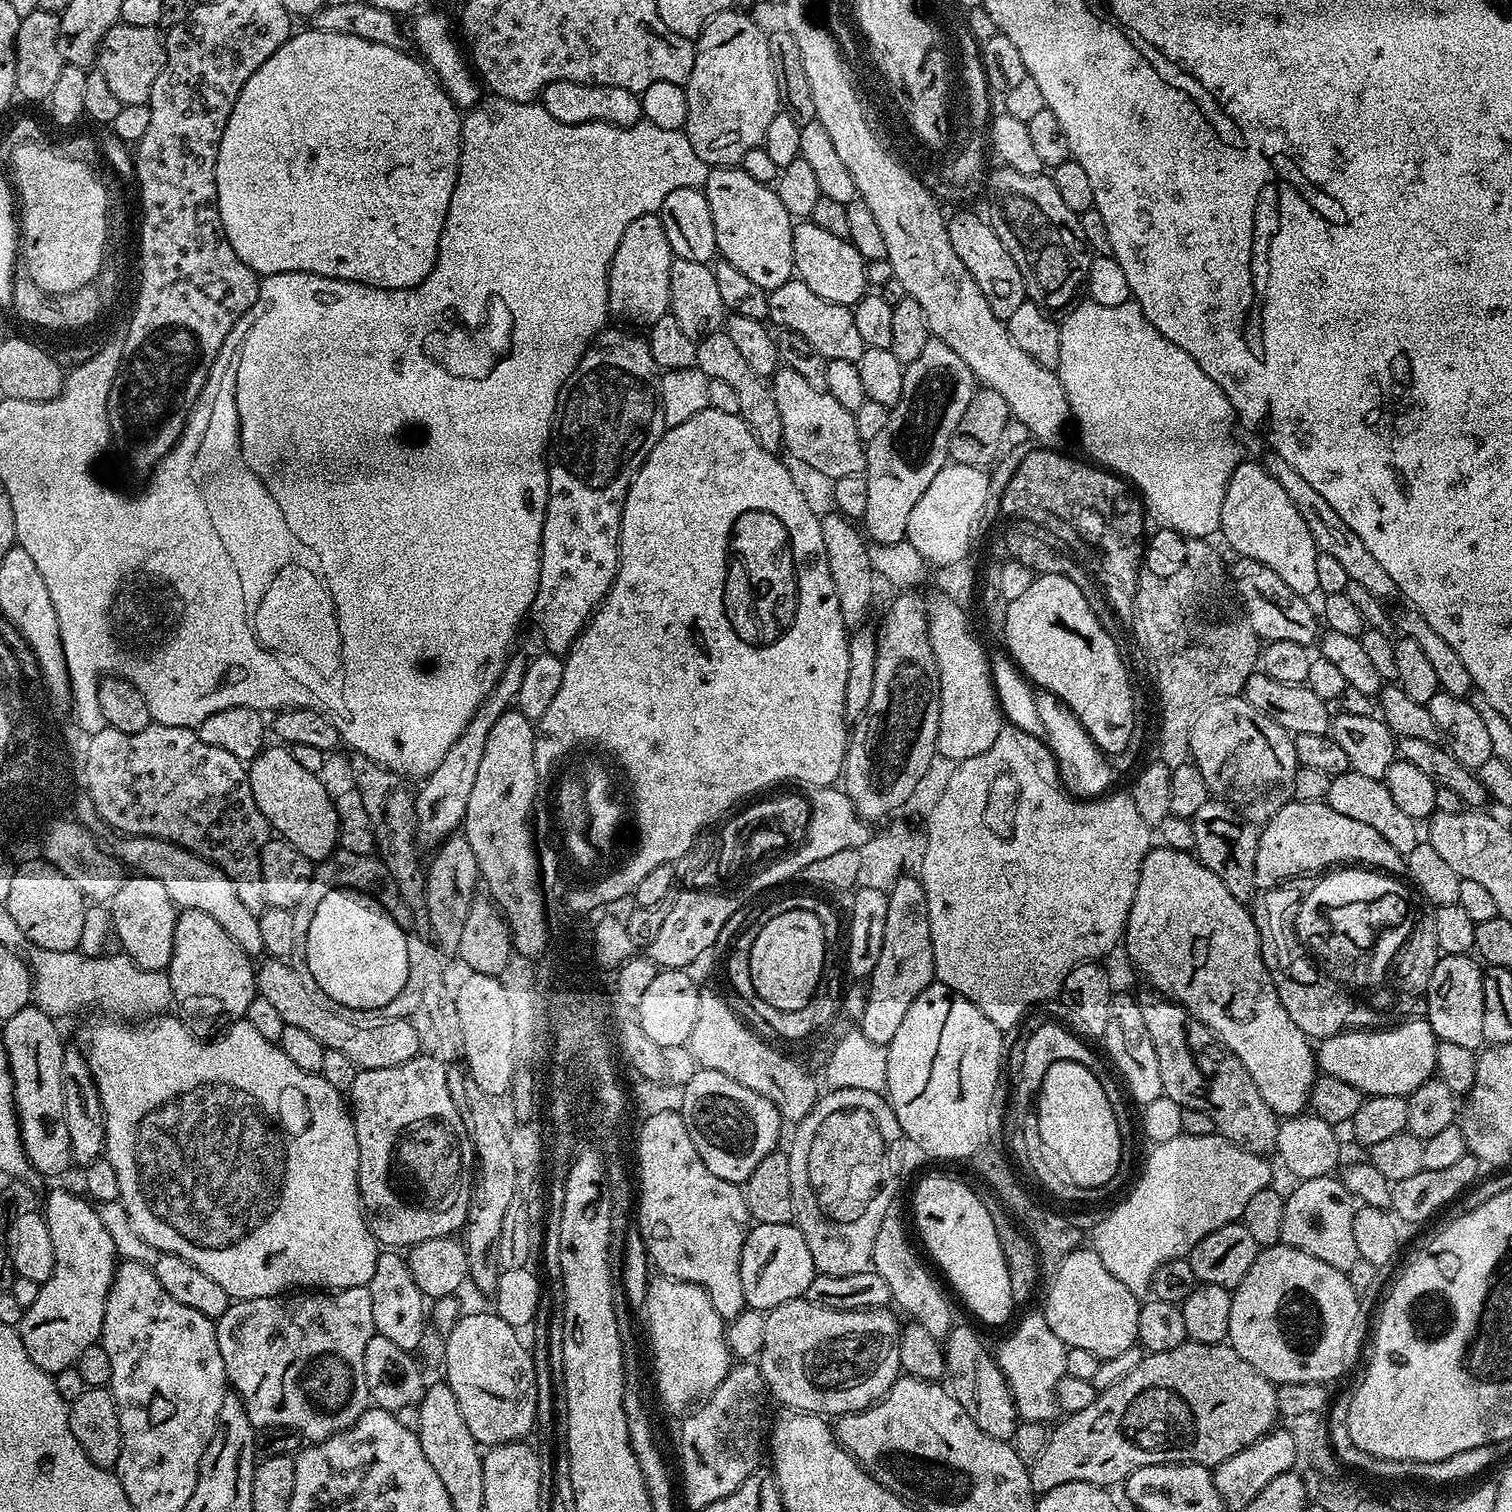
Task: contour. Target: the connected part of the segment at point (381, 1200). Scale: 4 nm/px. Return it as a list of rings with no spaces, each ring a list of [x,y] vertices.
[[[421,1054],[410,1062],[402,1062],[402,1066],[357,1071],[350,1093],[350,1111],[360,1151],[360,1202],[377,1244],[407,1250],[413,1244],[459,1233],[468,1220],[476,1151],[472,1149],[472,1136],[466,1132],[450,1098],[444,1061]]]

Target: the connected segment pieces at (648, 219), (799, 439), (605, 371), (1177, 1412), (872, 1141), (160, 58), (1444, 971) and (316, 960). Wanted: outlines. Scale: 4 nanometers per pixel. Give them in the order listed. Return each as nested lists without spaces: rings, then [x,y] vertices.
[[[657,213],[643,215],[630,222],[622,234],[607,278],[609,313],[626,322],[650,326],[669,313],[669,276],[673,262],[672,248]]]
[[[783,366],[770,377],[770,387],[774,402],[778,402],[778,415],[782,417],[786,452],[788,448],[794,459],[801,460],[818,475],[828,476],[829,481],[865,471],[866,448],[856,429],[855,415],[846,406],[841,406],[825,389],[810,386],[798,370]]]
[[[613,326],[605,327],[604,331],[599,332],[589,344],[586,354],[580,357],[578,366],[574,370],[574,374],[570,374],[570,378],[564,383],[563,388],[560,390],[560,397],[556,400],[556,418],[554,421],[554,452],[556,448],[556,457],[551,457],[548,464],[548,501],[546,502],[546,518],[544,519],[544,525],[542,526],[542,546],[540,547],[540,577],[538,578],[538,590],[536,591],[536,597],[532,603],[532,610],[530,613],[531,619],[536,619],[536,628],[540,631],[540,636],[544,639],[543,647],[547,651],[553,654],[567,654],[572,649],[572,644],[576,640],[580,639],[580,633],[584,631],[584,627],[588,625],[588,621],[592,618],[592,613],[596,611],[604,602],[605,596],[608,595],[608,591],[612,588],[612,583],[616,577],[616,571],[620,568],[620,523],[622,522],[622,506],[626,502],[626,494],[630,490],[632,485],[632,479],[638,474],[638,470],[646,462],[646,458],[650,454],[650,450],[654,450],[654,446],[662,438],[662,434],[665,432],[664,419],[662,418],[662,406],[660,405],[660,376],[658,375],[658,369],[654,362],[654,354],[650,354],[650,346],[647,339],[643,335],[635,336],[632,332],[623,332],[620,328],[612,328]]]
[[[1188,1340],[1182,1346],[1174,1346],[1174,1350],[1144,1354],[1141,1361],[1138,1362],[1138,1366],[1130,1370],[1124,1378],[1114,1382],[1108,1389],[1097,1391],[1094,1402],[1090,1402],[1090,1406],[1086,1406],[1086,1410],[1069,1412],[1063,1419],[1055,1425],[1055,1427],[1057,1426],[1056,1429],[1053,1427],[1049,1431],[1046,1450],[1042,1450],[1042,1454],[1031,1465],[1030,1482],[1032,1483],[1032,1491],[1037,1494],[1054,1490],[1054,1486],[1062,1486],[1066,1482],[1086,1482],[1087,1484],[1101,1486],[1116,1484],[1116,1486],[1120,1486],[1127,1480],[1131,1472],[1147,1464],[1201,1464],[1203,1468],[1213,1469],[1217,1464],[1226,1462],[1226,1458],[1234,1458],[1234,1454],[1238,1454],[1238,1450],[1258,1442],[1266,1433],[1277,1427],[1276,1385],[1271,1380],[1267,1380],[1258,1370],[1254,1370],[1254,1366],[1250,1366],[1250,1362],[1246,1362],[1246,1358],[1242,1358],[1236,1353],[1231,1344],[1227,1342],[1222,1344],[1199,1344],[1193,1340]]]
[[[834,1088],[817,1099],[816,1105],[809,1110],[806,1118],[802,1118],[795,1125],[796,1133],[792,1136],[792,1145],[786,1148],[790,1162],[790,1194],[792,1195],[792,1211],[794,1223],[799,1228],[802,1238],[806,1238],[806,1246],[810,1246],[810,1258],[814,1258],[814,1266],[819,1275],[844,1276],[858,1274],[865,1271],[872,1263],[874,1237],[878,1234],[878,1226],[893,1211],[892,1199],[900,1188],[900,1155],[904,1152],[905,1135],[898,1126],[898,1118],[894,1114],[892,1105],[879,1092],[870,1090],[854,1090],[853,1088]]]
[[[115,24],[102,38],[98,53],[98,71],[106,78],[110,90],[122,104],[147,104],[150,90],[158,74],[162,74],[166,54],[164,53],[164,36],[159,27],[130,26]]]
[[[1441,955],[1440,961],[1434,966],[1434,974],[1430,974],[1426,993],[1426,1019],[1434,1030],[1437,1041],[1454,1042],[1455,1045],[1473,1050],[1479,1049],[1485,1043],[1482,1036],[1483,978],[1481,965],[1471,955]]]
[[[353,888],[334,890],[326,894],[322,902],[318,902],[318,910],[314,910],[314,918],[306,934],[306,962],[310,962],[311,983],[333,1005],[340,1008],[374,1010],[384,1007],[387,1003],[401,998],[404,992],[407,974],[410,973],[407,962],[408,935],[409,933],[400,928],[398,922],[394,922],[388,911],[371,896],[364,892],[356,892]]]

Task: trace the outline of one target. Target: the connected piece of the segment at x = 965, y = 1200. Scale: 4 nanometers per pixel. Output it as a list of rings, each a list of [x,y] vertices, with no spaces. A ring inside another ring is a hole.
[[[924,1176],[916,1184],[916,1193],[912,1196],[912,1212],[916,1215],[916,1228],[932,1255],[931,1263],[944,1271],[952,1288],[964,1299],[964,1304],[984,1324],[1004,1324],[1012,1316],[1014,1303],[1010,1294],[1010,1276],[1007,1273],[1006,1259],[994,1230],[990,1211],[986,1210],[977,1189],[952,1176]]]

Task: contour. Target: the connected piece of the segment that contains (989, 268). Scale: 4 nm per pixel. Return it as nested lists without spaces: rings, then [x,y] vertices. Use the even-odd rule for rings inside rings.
[[[956,212],[946,220],[950,246],[954,246],[954,254],[962,258],[962,266],[966,266],[974,282],[978,282],[978,290],[982,290],[982,298],[990,302],[990,310],[999,320],[1008,321],[1010,314],[1018,311],[1018,306],[1026,302],[1022,270],[1018,270],[1018,262],[1010,258],[1010,250],[1002,246],[1002,238],[994,234],[992,225],[983,215],[975,216],[972,212]]]

